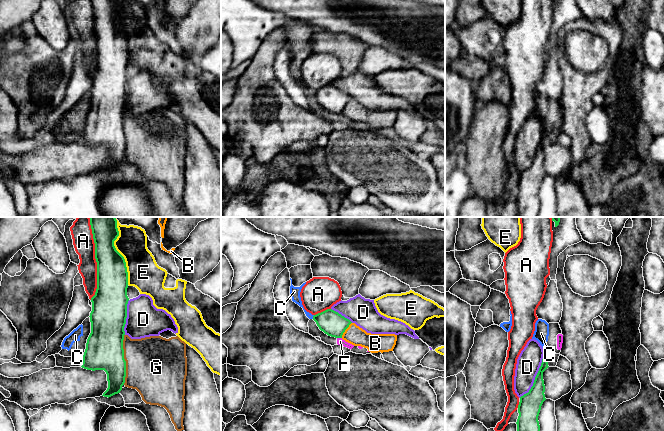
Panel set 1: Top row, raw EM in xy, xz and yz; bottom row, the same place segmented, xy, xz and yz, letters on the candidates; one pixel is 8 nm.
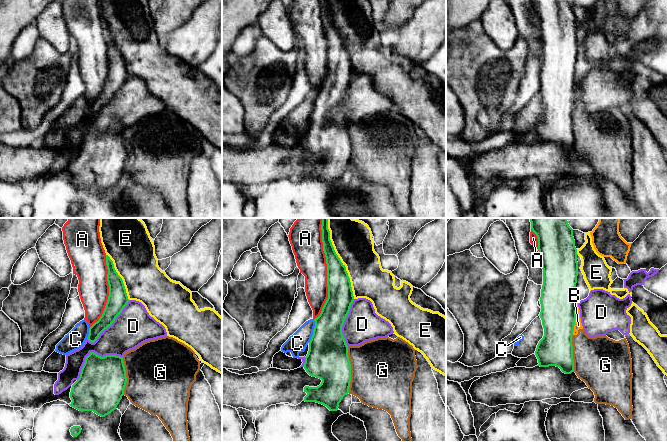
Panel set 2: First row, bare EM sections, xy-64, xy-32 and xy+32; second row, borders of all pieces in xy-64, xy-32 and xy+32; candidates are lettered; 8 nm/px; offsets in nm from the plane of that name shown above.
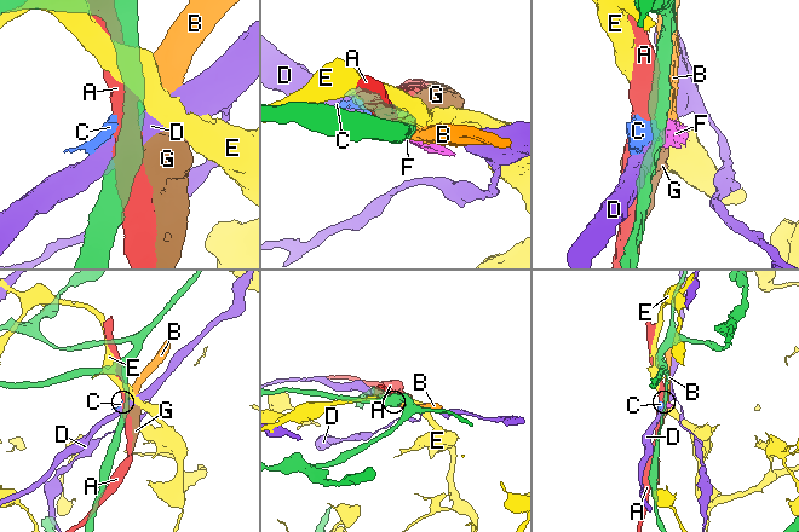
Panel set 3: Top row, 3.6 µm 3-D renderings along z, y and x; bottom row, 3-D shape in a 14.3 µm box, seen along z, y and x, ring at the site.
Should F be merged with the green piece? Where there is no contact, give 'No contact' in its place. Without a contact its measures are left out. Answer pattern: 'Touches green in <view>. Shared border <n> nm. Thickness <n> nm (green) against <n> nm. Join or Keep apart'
Touches green in xz. Shared border 40 nm. Thickness 200 nm (green) against 60 nm. Keep apart

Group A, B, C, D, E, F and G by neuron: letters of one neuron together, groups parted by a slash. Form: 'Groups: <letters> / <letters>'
Groups: A / B G / C F / D / E

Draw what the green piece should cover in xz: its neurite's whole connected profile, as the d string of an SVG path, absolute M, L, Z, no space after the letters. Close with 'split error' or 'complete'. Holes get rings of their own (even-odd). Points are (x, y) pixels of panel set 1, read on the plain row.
M327 85L314 91L313 96L321 107L335 114L342 114L343 109L352 99L349 95L332 85Z; complete

